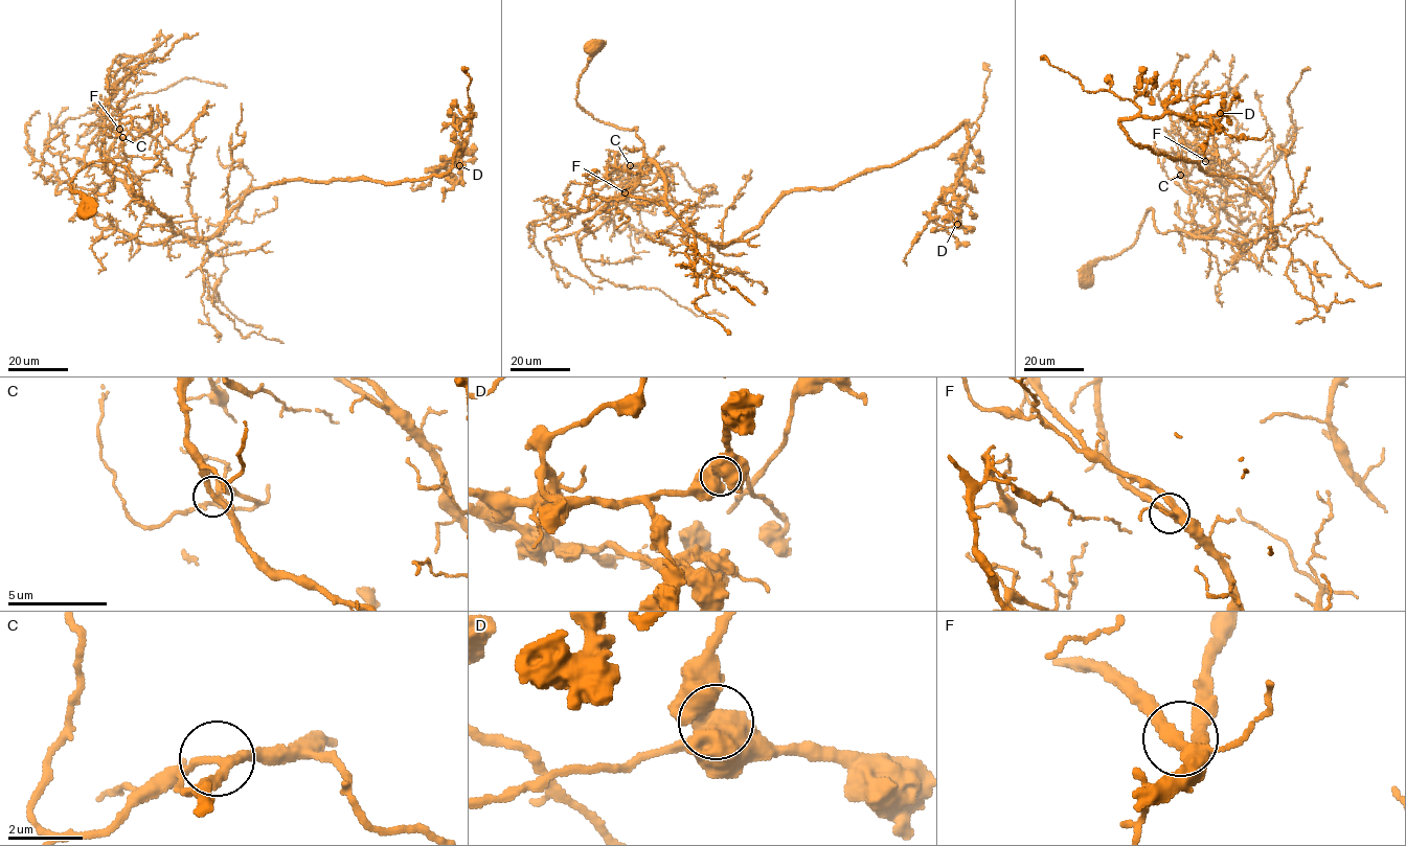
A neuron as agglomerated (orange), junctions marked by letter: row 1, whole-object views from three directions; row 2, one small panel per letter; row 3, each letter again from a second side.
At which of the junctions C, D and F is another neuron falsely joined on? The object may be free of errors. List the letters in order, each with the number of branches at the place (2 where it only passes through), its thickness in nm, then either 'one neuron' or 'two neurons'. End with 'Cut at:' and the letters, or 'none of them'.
C: 4 branches meet; 240 nm thick; one neuron
D: 5 branches meet; 700 nm thick; one neuron
F: 4 branches meet; 320 nm thick; one neuron
Cut at: none of them

